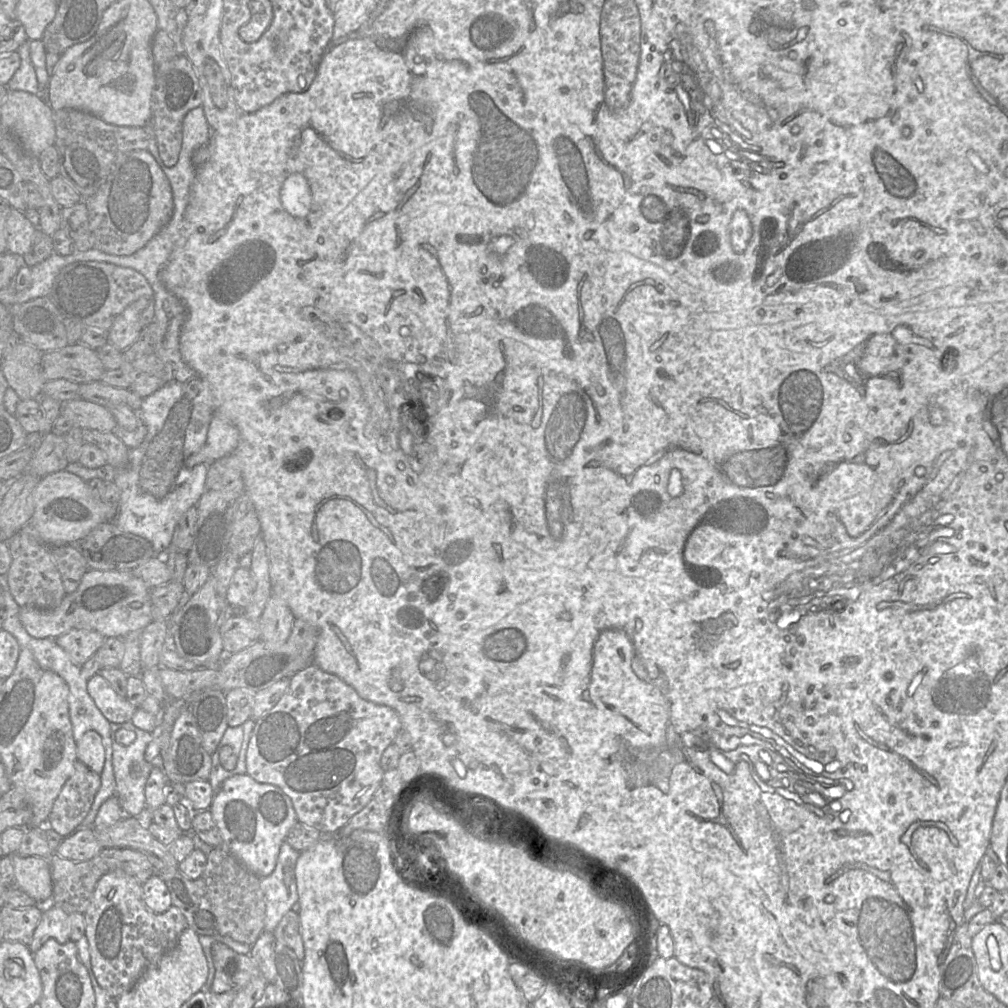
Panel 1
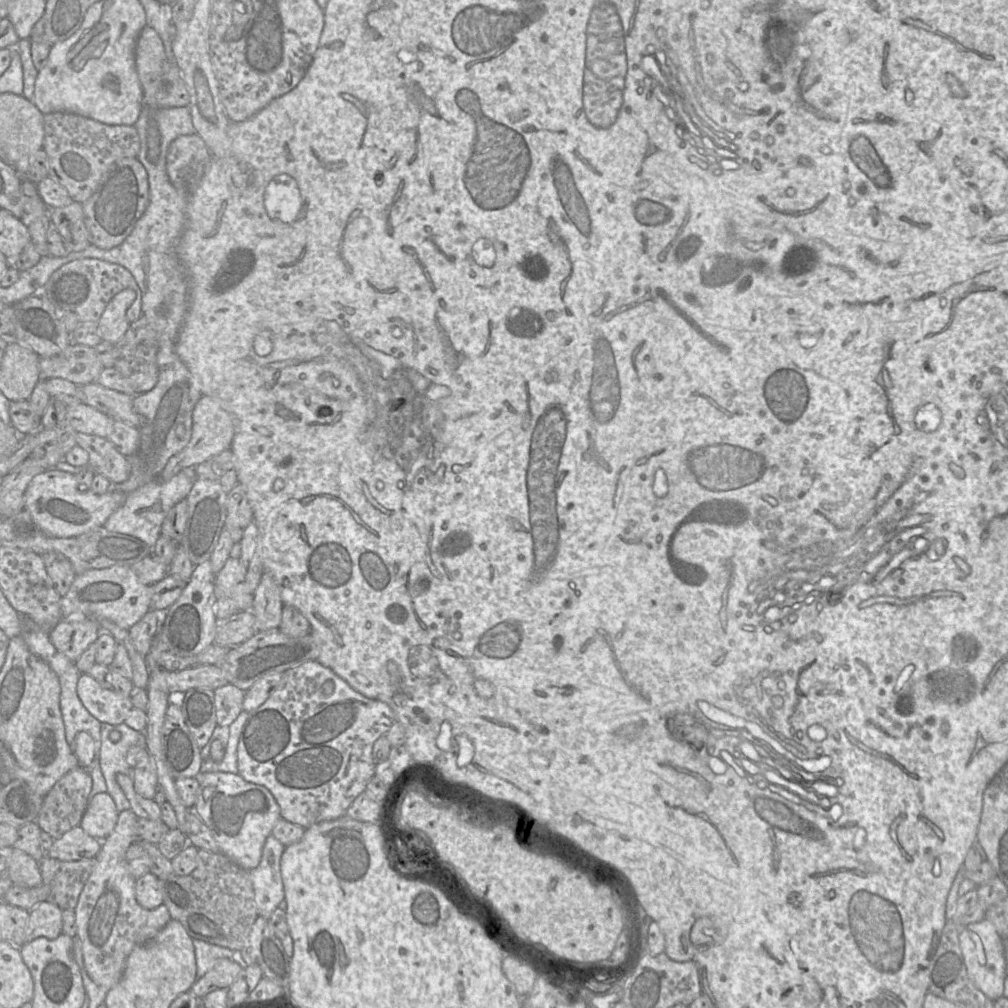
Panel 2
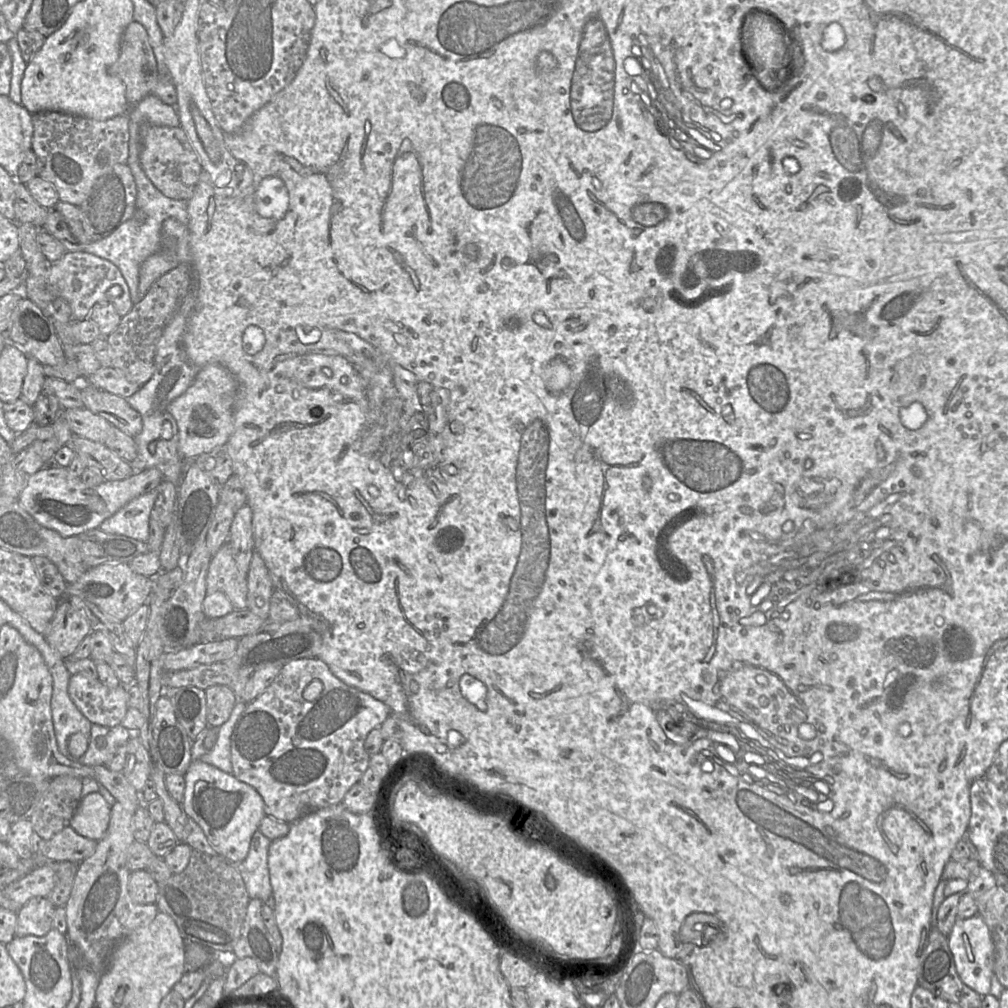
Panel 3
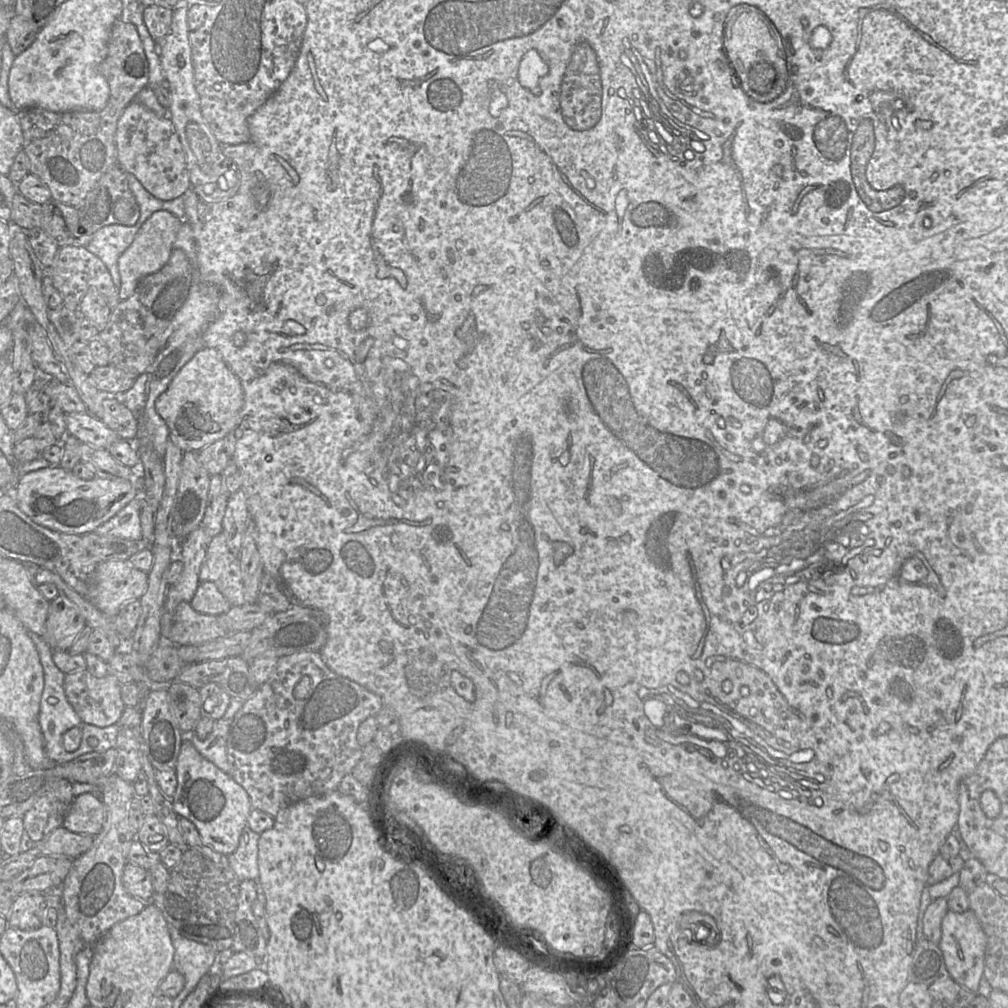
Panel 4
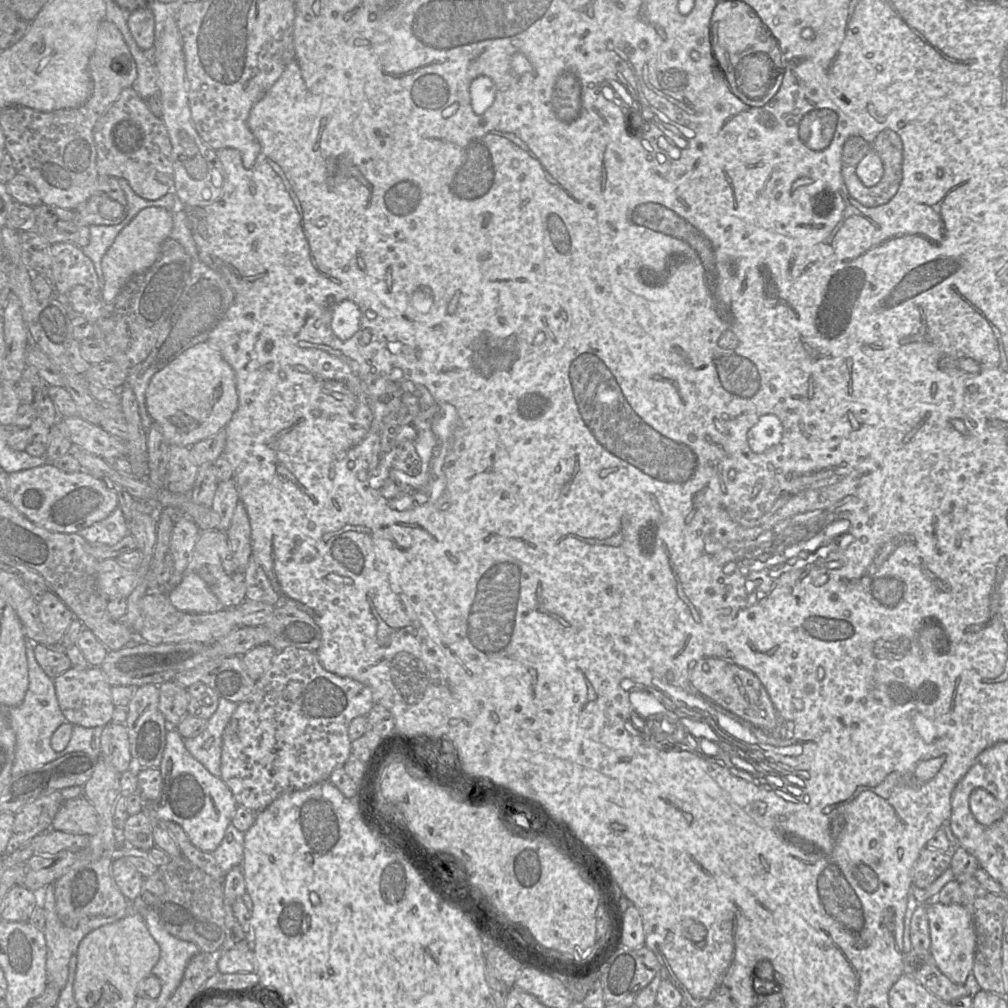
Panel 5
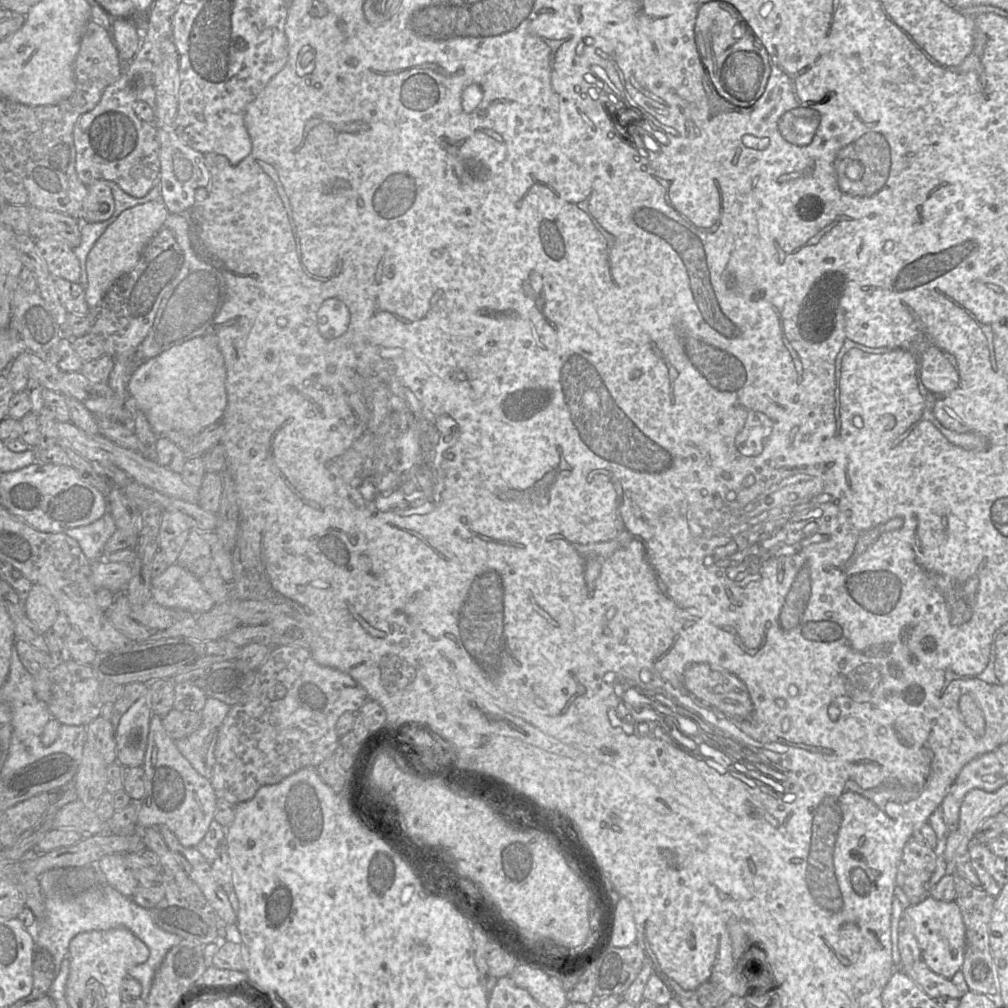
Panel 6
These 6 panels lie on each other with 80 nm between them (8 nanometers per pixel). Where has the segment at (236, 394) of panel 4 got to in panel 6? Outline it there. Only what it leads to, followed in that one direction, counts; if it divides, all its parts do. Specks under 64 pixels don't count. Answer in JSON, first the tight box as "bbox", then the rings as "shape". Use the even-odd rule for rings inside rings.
{"bbox":[127,335,227,435],"shape":[[[206,335],[147,360],[131,375],[127,389],[157,435],[168,431],[194,435],[222,420],[227,407],[226,377],[224,357],[216,339]]]}

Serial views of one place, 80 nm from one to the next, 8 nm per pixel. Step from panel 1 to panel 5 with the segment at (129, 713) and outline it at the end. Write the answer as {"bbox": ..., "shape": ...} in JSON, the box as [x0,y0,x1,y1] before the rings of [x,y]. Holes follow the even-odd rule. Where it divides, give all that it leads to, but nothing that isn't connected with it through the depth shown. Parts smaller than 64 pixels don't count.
{"bbox":[54,667,115,728],"shape":[[[71,667],[54,679],[59,707],[67,722],[87,728],[104,727],[112,722],[115,704],[112,701],[111,685],[99,667]]]}

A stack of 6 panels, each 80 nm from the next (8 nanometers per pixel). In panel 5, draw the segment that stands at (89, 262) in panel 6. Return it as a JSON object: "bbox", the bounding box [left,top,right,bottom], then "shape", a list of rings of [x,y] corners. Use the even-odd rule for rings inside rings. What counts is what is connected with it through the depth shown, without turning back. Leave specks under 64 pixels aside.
{"bbox":[100,207,173,302],"shape":[[[147,207],[120,231],[101,260],[103,274],[100,298],[111,302],[125,282],[133,275],[142,273],[158,258],[162,243],[170,237],[173,227],[172,213],[162,207]]]}

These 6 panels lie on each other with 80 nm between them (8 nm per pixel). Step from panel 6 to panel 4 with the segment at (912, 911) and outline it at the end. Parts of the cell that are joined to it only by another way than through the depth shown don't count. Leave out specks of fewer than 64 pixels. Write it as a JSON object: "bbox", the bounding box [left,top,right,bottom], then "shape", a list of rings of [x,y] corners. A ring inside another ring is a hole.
{"bbox":[938,910,987,993],"shape":[[[949,910],[941,923],[941,938],[938,946],[954,981],[965,989],[977,993],[983,978],[987,938],[974,912],[968,910],[956,913]]]}

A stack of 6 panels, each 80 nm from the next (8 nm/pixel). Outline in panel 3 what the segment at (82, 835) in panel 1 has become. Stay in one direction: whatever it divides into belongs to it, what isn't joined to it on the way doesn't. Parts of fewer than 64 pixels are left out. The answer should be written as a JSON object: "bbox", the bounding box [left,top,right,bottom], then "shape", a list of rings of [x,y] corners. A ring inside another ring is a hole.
{"bbox":[39,826,97,863],"shape":[[[67,826],[39,848],[39,854],[46,861],[80,863],[96,850],[97,841],[78,834]]]}

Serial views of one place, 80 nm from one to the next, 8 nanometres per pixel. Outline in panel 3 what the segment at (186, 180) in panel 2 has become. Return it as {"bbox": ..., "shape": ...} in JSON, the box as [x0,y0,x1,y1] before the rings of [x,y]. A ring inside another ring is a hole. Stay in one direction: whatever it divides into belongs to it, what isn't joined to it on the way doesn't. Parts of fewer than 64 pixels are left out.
{"bbox":[137,124,203,200],"shape":[[[142,124],[137,128],[139,163],[146,177],[166,197],[189,200],[203,170],[198,156],[181,127]]]}

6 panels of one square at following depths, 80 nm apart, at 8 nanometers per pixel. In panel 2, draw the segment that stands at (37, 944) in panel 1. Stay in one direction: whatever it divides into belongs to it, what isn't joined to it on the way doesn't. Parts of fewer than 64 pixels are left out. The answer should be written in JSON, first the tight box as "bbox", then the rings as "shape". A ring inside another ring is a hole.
{"bbox":[25,901,62,942],"shape":[[[48,901],[40,902],[29,911],[25,942],[36,938],[56,939],[62,934],[62,909]]]}

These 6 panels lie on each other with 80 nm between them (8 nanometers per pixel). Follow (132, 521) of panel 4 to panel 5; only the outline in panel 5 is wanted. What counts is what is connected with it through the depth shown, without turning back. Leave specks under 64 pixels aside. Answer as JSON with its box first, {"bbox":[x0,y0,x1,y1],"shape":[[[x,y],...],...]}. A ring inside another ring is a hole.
{"bbox":[78,508,130,545],"shape":[[[120,508],[108,517],[78,532],[89,543],[114,545],[130,534],[127,520]]]}

